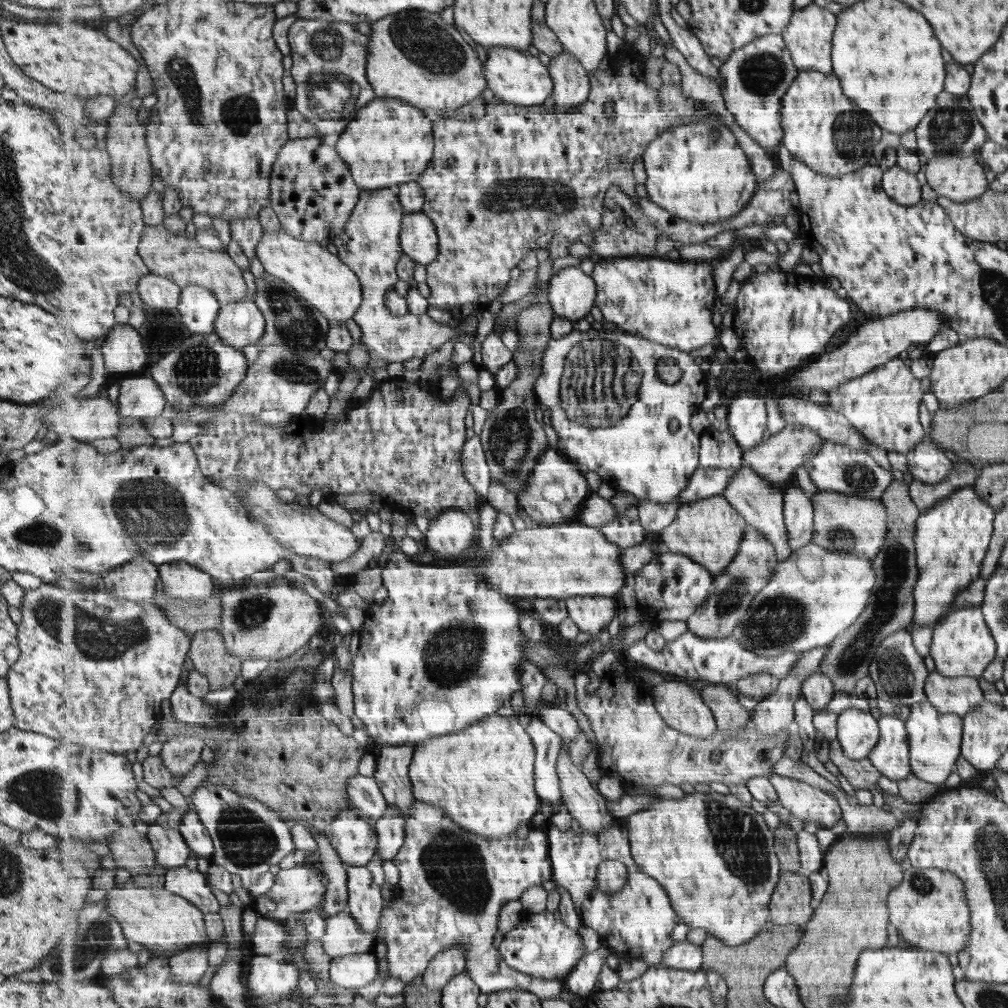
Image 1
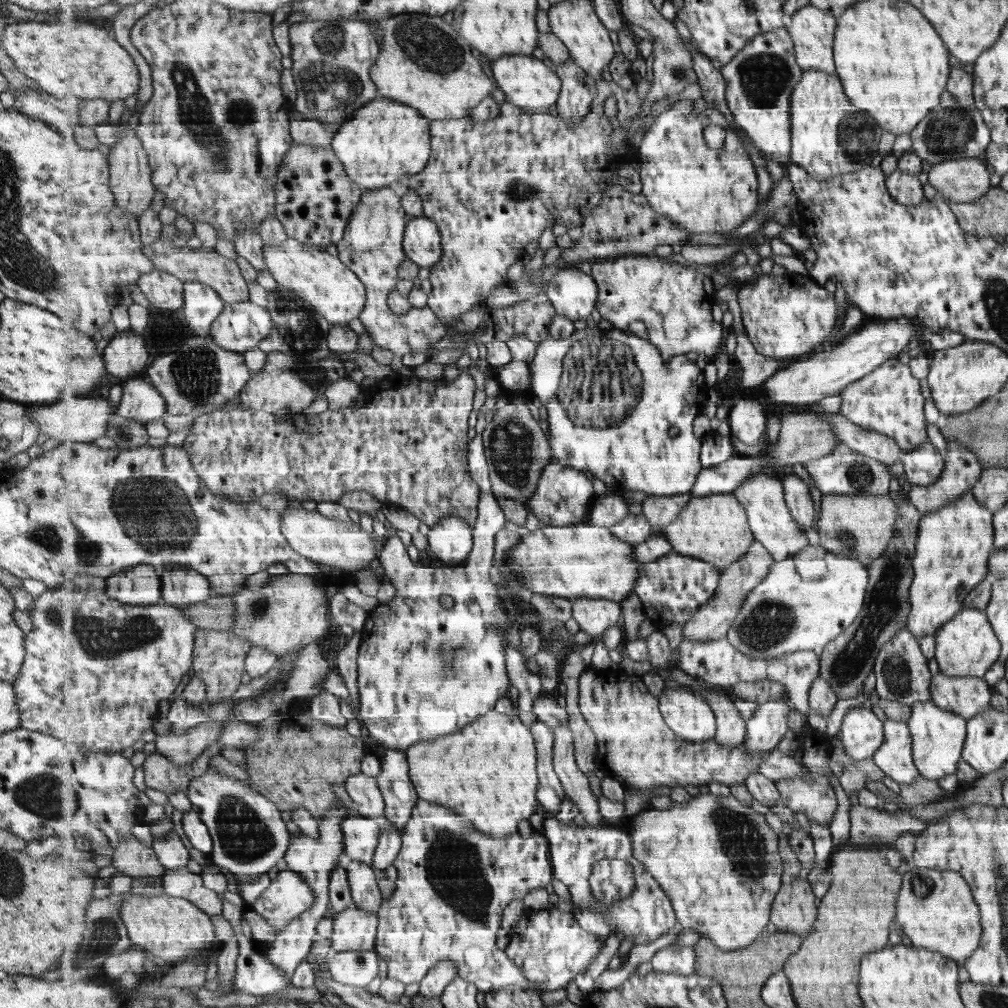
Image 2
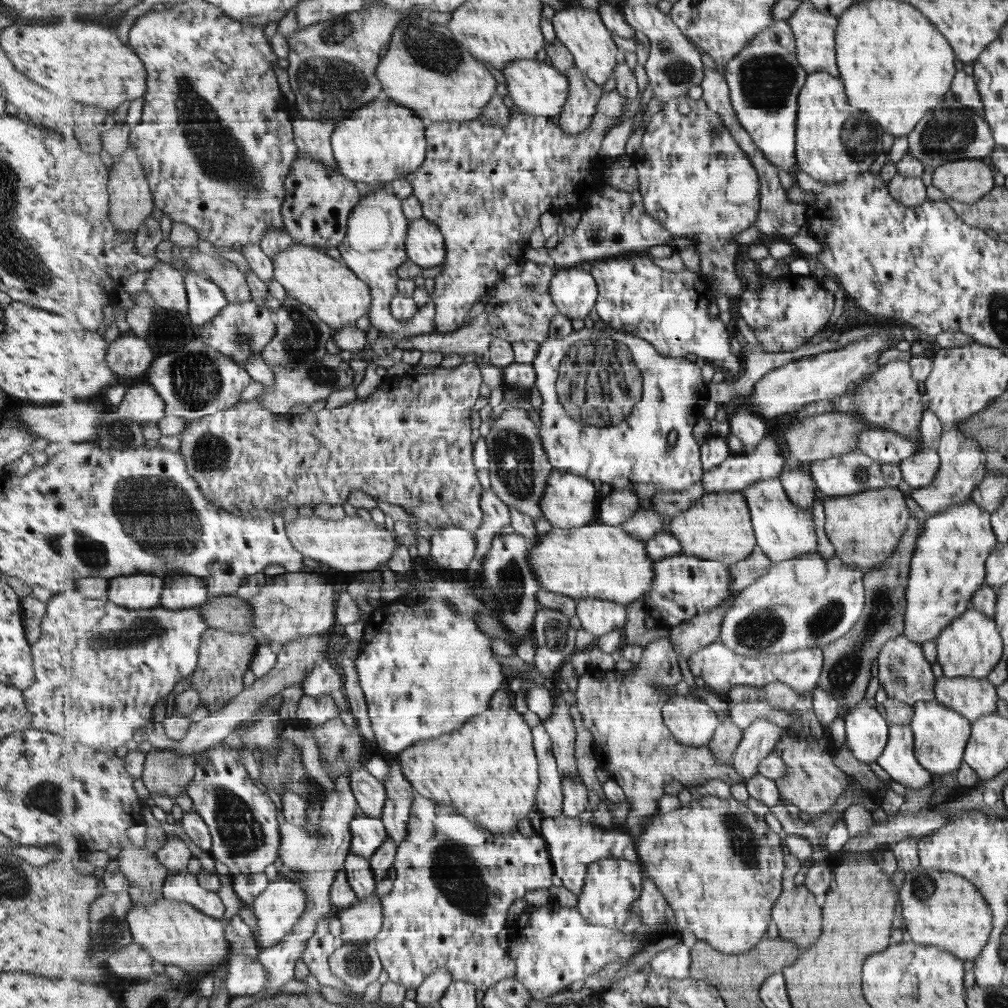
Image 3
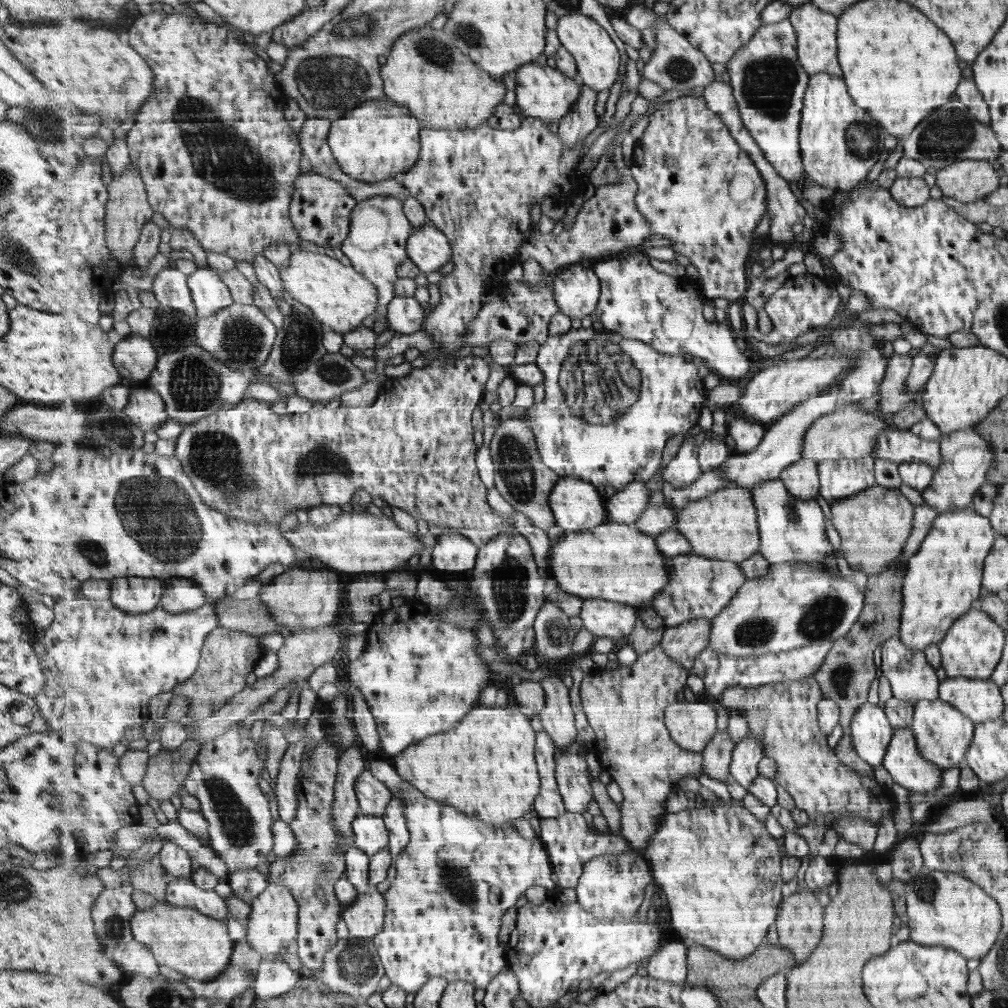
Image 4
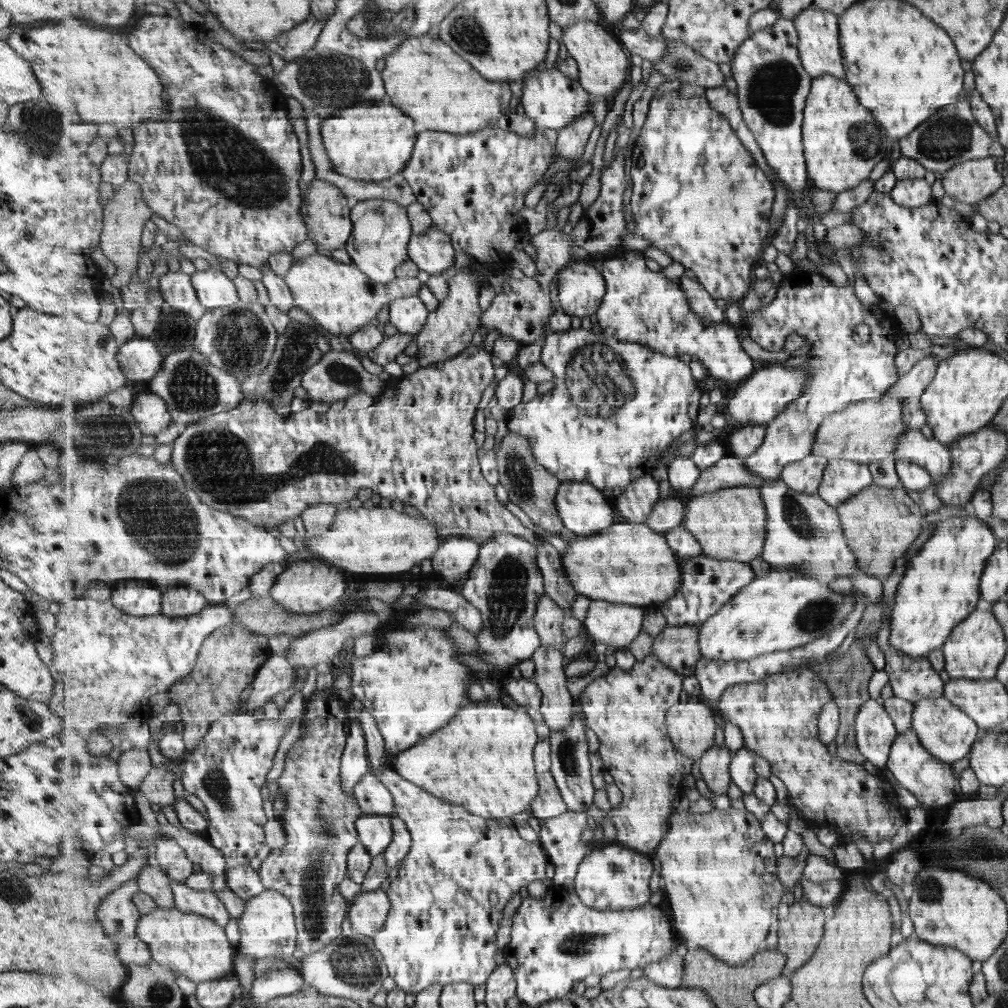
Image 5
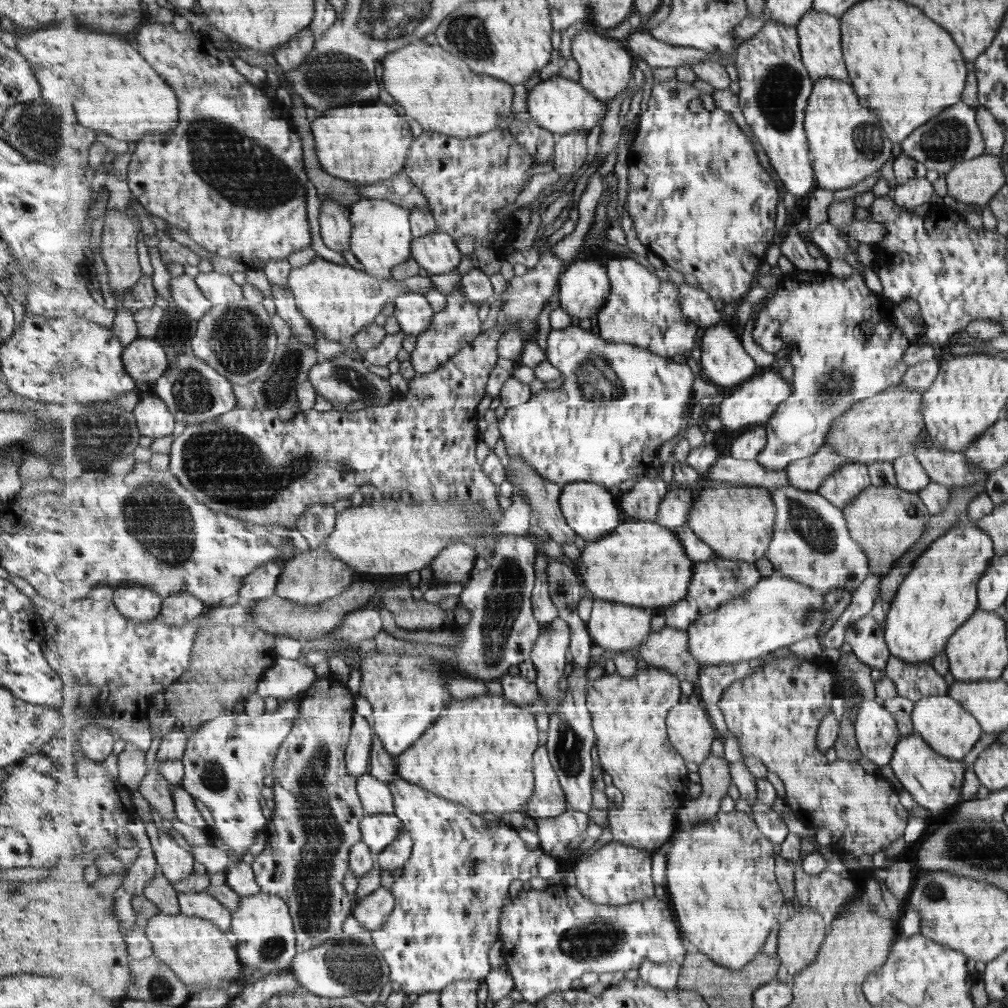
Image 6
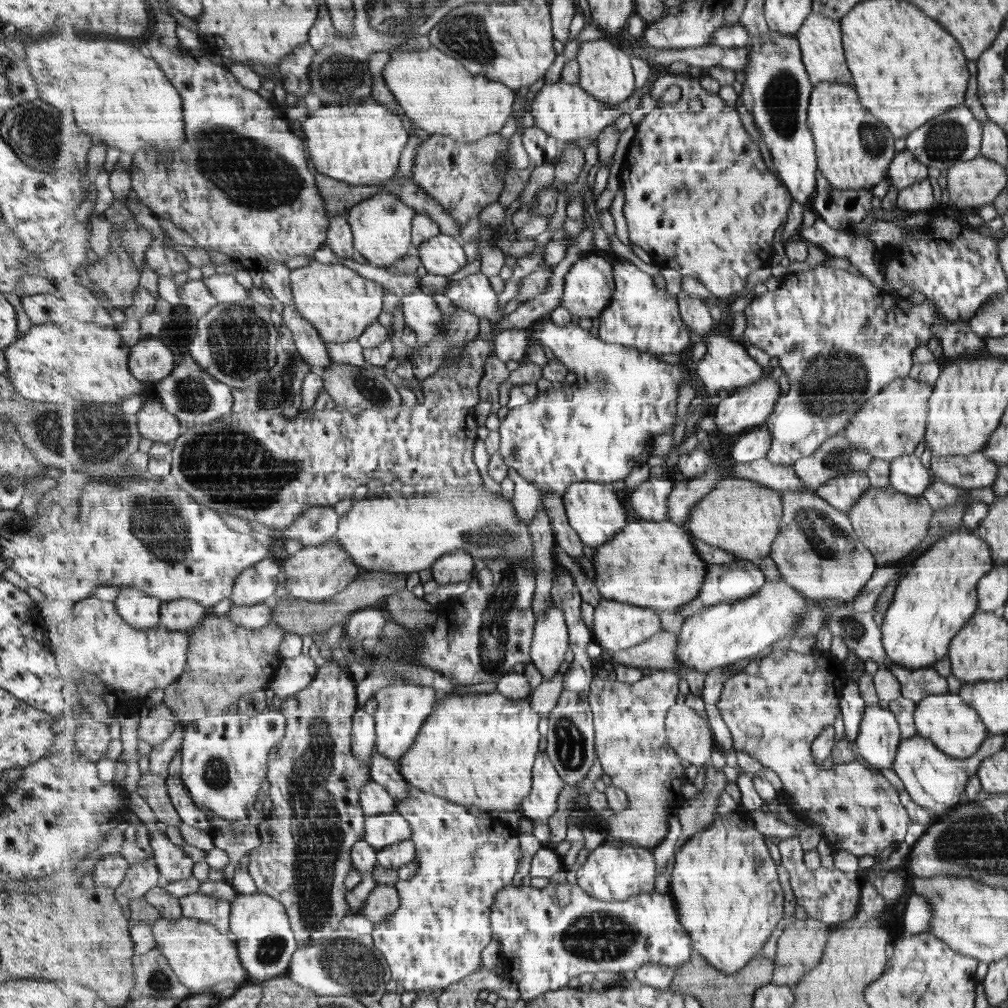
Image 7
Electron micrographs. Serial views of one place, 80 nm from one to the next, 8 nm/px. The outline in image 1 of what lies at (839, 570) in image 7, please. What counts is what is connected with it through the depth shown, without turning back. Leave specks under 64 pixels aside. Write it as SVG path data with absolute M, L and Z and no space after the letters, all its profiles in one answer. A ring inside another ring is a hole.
M743 466L731 477L722 495L741 513L743 518L746 518L749 525L759 529L775 545L779 562L787 560L793 554L785 522L783 490L774 488L768 480L759 476L752 468Z

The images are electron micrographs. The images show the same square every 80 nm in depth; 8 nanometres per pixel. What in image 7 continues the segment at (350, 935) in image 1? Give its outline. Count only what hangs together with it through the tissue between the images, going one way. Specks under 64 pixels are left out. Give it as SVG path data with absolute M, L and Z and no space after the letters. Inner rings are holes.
M377 885L369 895L361 913L369 917L376 926L384 925L397 909L401 906L402 898L396 885Z

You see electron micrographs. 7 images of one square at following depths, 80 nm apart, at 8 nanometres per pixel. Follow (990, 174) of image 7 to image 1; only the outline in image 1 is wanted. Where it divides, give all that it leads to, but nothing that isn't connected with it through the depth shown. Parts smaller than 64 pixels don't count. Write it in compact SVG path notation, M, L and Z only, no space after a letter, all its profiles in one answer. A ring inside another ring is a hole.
M940 155L928 158L923 168L926 183L937 196L964 203L985 193L989 183L974 157Z

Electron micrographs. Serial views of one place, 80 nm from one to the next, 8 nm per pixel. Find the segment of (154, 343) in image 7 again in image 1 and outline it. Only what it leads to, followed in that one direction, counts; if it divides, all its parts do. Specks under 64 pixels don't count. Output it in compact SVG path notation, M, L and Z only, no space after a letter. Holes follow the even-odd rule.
M116 324L102 343L104 362L108 374L133 375L147 366L147 354L143 338L131 324Z

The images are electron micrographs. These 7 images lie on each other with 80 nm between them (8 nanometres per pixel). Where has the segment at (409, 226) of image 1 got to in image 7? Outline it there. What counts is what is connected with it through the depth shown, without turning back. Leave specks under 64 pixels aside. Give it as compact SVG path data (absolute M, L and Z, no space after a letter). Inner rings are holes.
M443 232L414 251L426 271L436 276L449 277L467 266L467 254L461 242Z

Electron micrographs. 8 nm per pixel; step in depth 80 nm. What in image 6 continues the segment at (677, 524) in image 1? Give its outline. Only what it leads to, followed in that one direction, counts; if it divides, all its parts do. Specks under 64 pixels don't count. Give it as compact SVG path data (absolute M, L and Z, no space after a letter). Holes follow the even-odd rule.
M718 482L713 487L702 488L692 505L688 525L719 558L756 563L766 556L779 512L769 489Z

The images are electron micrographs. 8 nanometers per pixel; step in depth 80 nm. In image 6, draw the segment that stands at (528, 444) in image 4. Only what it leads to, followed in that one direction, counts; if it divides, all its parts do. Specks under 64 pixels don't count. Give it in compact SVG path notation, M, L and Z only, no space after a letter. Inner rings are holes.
M509 456L509 466L506 466L506 479L512 483L513 490L522 490L522 494L526 496L532 510L533 521L547 530L551 538L558 543L575 542L578 534L568 525L561 509L562 486L560 484L544 479L544 476L539 474L539 471L535 470L531 465L528 465L523 457Z

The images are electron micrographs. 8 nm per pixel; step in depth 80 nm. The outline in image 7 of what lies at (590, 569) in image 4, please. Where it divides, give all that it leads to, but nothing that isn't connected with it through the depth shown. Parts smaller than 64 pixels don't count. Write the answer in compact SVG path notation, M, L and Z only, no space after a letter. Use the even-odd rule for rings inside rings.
M670 520L627 523L616 537L593 550L593 560L595 585L601 598L667 612L677 612L679 607L685 606L699 594L709 566L696 550L693 534L687 525L675 524Z

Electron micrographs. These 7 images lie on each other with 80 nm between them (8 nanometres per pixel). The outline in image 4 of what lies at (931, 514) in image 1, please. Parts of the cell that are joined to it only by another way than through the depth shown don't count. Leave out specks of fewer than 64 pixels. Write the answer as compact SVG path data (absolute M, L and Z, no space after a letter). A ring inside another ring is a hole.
M965 508L944 511L931 521L930 528L916 552L906 560L906 575L902 588L904 609L899 638L908 647L923 652L927 645L937 645L951 623L969 610L971 602L980 596L981 564L985 564L987 553L993 548L996 537L988 517L969 512Z

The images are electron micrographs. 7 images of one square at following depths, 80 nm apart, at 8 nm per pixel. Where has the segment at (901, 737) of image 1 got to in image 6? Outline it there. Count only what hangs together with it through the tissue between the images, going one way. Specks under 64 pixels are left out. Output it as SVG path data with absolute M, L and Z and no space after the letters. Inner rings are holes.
M916 734L901 738L890 766L911 798L931 812L932 820L937 819L938 814L943 812L943 808L959 802L959 788L962 788L966 770L969 770L960 760L939 755L926 743L926 740Z

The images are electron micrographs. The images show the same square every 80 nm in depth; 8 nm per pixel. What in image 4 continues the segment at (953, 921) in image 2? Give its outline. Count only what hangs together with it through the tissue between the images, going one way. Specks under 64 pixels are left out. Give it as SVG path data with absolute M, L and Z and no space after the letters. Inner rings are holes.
M922 866L906 884L909 887L906 895L906 925L909 929L909 940L923 946L940 946L958 951L967 960L986 956L1001 932L1002 913L998 903L979 887L978 883L971 882L958 873L931 870Z

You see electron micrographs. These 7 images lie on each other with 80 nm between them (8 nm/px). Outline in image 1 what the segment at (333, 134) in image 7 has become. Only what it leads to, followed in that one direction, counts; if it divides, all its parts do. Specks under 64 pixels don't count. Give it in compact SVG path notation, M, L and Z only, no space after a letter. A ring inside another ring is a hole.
M377 98L372 102L344 125L345 132L336 144L354 179L363 190L398 189L400 184L419 180L434 157L434 120L401 99Z

